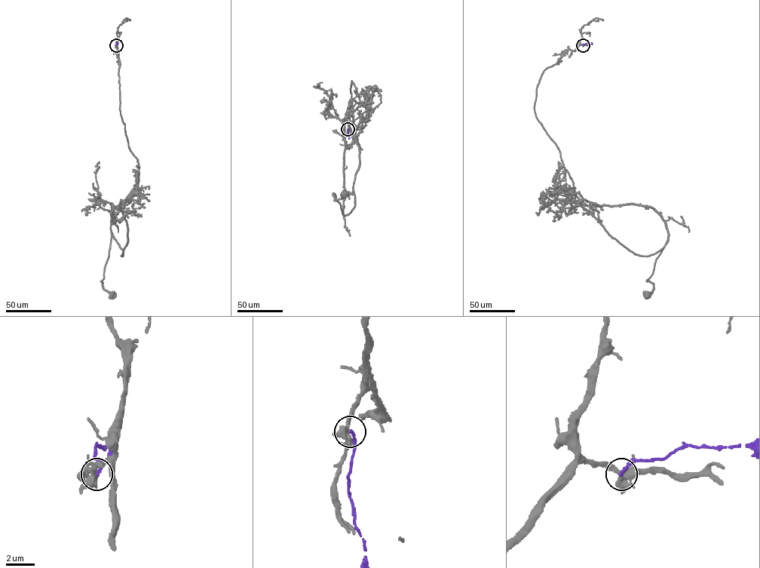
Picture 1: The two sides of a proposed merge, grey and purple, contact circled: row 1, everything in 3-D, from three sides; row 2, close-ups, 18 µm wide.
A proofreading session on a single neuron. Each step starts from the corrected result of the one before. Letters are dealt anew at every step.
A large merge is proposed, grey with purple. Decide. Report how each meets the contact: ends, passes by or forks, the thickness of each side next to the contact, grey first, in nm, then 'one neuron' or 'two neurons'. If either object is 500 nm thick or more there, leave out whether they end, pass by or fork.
grey forks; purple ends; calibres 360 and 180 nm; two neurons

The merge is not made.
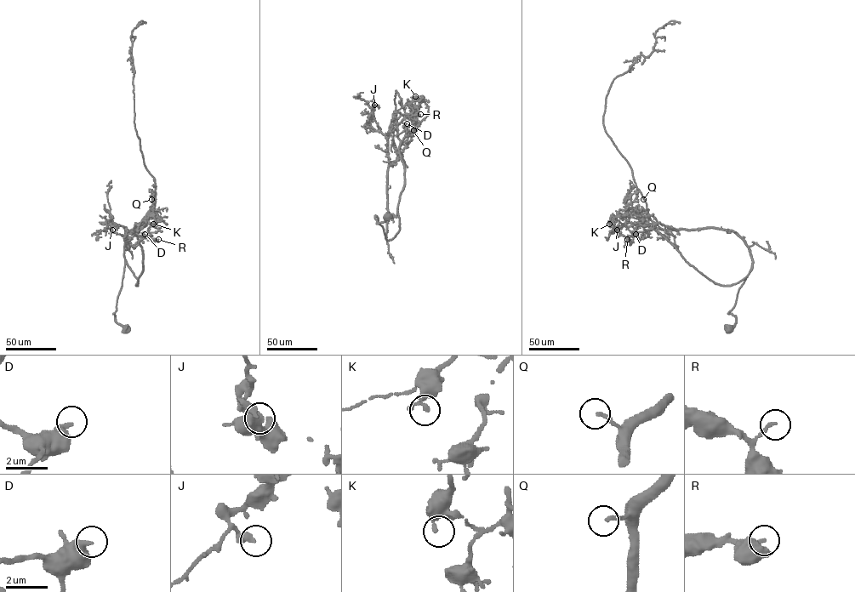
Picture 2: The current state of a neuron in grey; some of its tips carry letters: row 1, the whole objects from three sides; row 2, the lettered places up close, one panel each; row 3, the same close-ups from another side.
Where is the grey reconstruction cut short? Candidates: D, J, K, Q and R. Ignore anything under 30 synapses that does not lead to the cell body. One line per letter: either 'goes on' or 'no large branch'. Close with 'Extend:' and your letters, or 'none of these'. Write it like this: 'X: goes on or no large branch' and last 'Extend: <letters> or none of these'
D: no large branch
J: no large branch
K: no large branch
Q: no large branch
R: no large branch
Extend: none of these

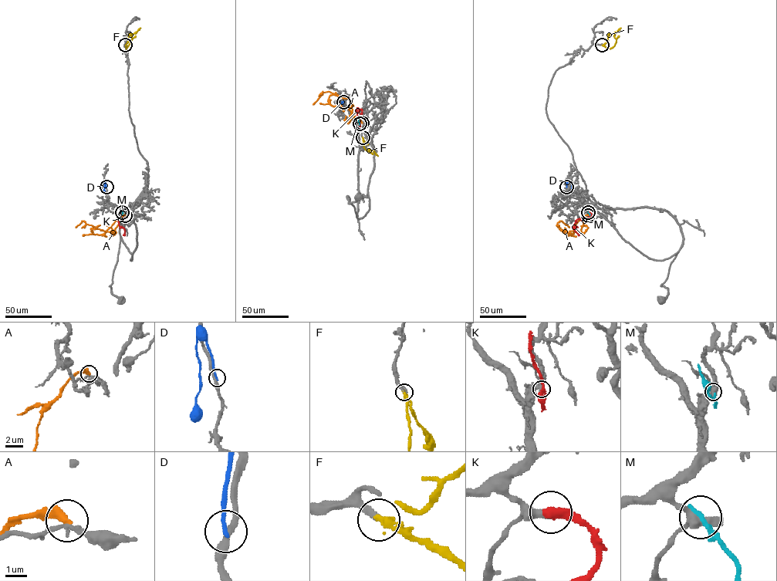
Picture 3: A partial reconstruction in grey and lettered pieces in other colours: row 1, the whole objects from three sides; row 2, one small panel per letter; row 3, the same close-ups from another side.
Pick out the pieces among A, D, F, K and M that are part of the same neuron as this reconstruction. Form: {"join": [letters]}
{"join": ["F", "K"]}

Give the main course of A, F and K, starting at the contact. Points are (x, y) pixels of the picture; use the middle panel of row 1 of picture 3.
A: (362, 123), (348, 109), (331, 105), (329, 99), (332, 94), (329, 92), (323, 92), (312, 104)
F: (363, 137), (363, 147), (367, 151), (373, 150), (378, 156)
K: (359, 124), (356, 109), (361, 109), (360, 113)

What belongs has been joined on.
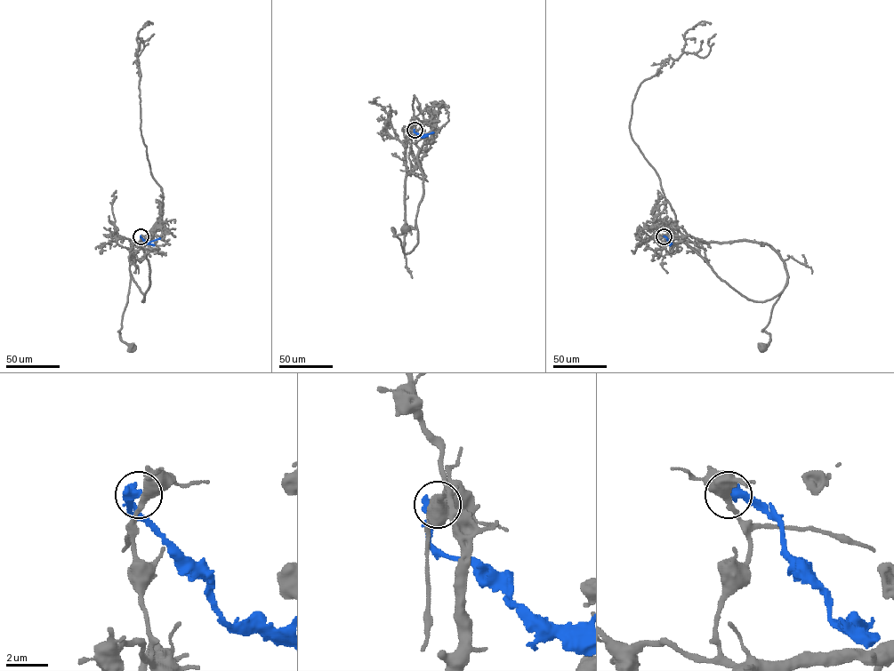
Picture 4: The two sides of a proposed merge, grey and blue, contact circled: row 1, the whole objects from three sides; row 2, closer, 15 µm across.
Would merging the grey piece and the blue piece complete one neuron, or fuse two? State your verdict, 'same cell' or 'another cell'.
another cell

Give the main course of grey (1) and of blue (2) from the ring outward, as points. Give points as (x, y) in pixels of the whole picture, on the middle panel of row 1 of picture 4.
1: (414, 130), (416, 145), (425, 152), (405, 180), (404, 252), (392, 229), (394, 235), (405, 229)
2: (414, 130), (422, 136), (433, 132)

